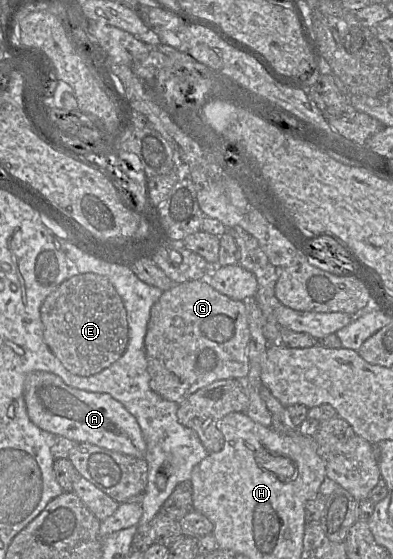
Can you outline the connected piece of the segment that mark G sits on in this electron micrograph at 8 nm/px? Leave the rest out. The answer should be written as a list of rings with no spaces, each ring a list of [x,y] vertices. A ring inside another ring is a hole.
[[[202,280],[174,284],[162,293],[151,308],[144,340],[150,388],[163,399],[180,405],[197,390],[215,381],[243,381],[249,374],[249,341],[250,331],[244,301],[232,299]]]

